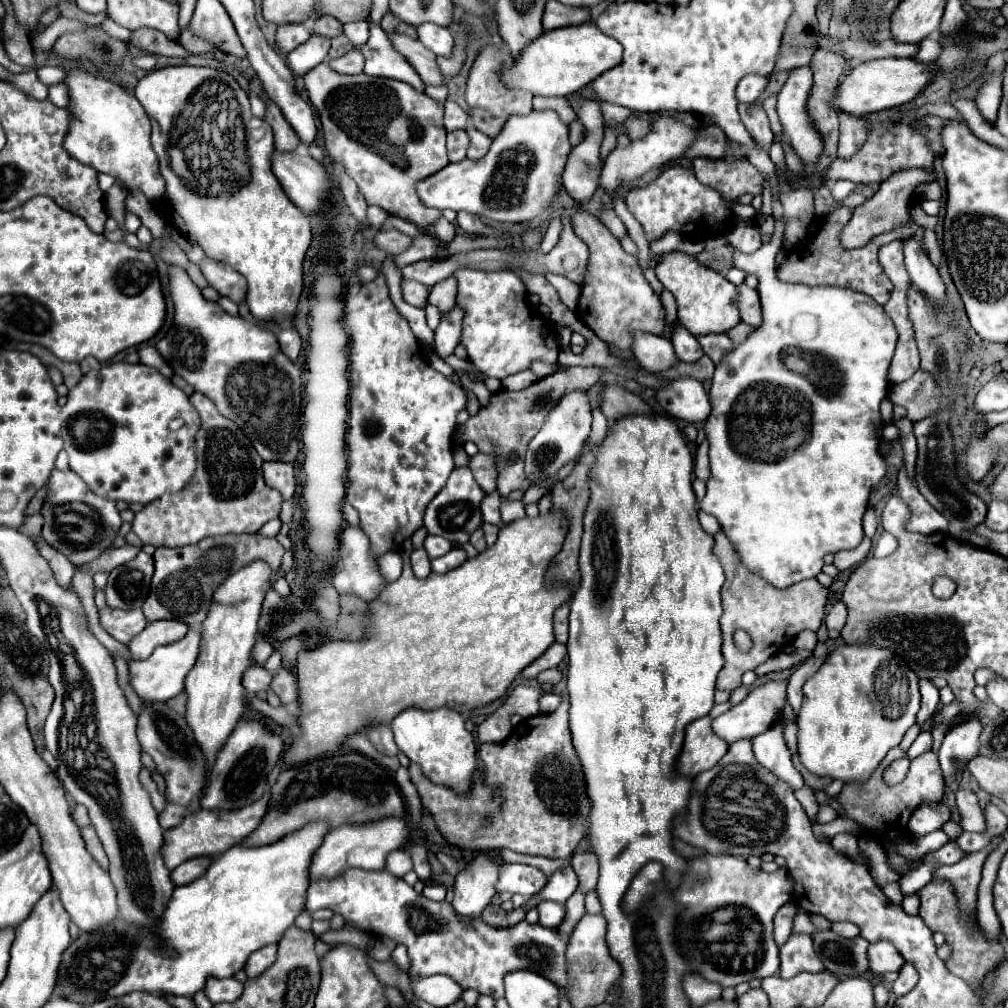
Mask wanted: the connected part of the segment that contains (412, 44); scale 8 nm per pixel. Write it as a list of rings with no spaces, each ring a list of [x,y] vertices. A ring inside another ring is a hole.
[[[390,33],[388,35],[390,41],[394,43],[394,47],[410,61],[410,65],[418,71],[418,75],[422,77],[422,81],[426,85],[444,85],[444,75],[436,65],[436,55],[432,51],[428,51],[420,41],[408,39],[406,35],[396,35]]]

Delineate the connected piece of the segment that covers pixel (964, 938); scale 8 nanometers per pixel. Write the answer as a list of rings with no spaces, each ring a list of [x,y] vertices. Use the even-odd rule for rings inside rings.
[[[928,883],[924,889],[918,891],[920,895],[920,901],[922,901],[922,919],[924,923],[936,933],[944,933],[946,937],[946,943],[952,947],[952,953],[950,957],[944,961],[946,963],[946,969],[964,979],[972,989],[980,987],[980,981],[984,979],[984,973],[990,971],[992,967],[996,967],[996,963],[1000,963],[1000,959],[1004,957],[1004,949],[998,941],[992,941],[988,943],[984,937],[982,937],[982,931],[976,929],[976,935],[970,937],[970,927],[964,925],[960,921],[960,911],[958,911],[958,899],[952,891],[952,887],[948,883]],[[990,949],[990,951],[988,951]]]

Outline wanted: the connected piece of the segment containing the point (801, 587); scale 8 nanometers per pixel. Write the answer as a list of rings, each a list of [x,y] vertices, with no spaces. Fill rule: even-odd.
[[[722,529],[714,535],[714,539],[716,539],[714,551],[716,551],[716,555],[718,555],[718,559],[724,567],[724,573],[726,573],[726,581],[724,581],[724,587],[722,587],[722,609],[724,609],[724,613],[722,613],[722,619],[720,619],[724,667],[718,673],[716,689],[734,691],[736,687],[742,685],[742,675],[746,671],[756,669],[760,663],[764,663],[772,655],[786,651],[786,647],[792,645],[794,637],[800,631],[804,631],[804,629],[818,631],[818,627],[824,619],[828,589],[822,587],[816,579],[808,579],[804,583],[796,583],[796,585],[786,587],[786,589],[776,589],[766,579],[748,571],[748,567],[742,565],[740,555],[736,553],[732,541],[726,537],[726,533]],[[738,629],[744,629],[752,639],[752,649],[746,651],[746,653],[742,653],[732,639],[734,631],[738,631]]]

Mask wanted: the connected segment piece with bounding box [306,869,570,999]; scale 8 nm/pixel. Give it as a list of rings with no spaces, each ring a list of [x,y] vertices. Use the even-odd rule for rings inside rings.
[[[352,869],[332,881],[316,881],[308,887],[306,909],[310,913],[316,909],[332,909],[334,913],[340,913],[346,923],[352,923],[362,931],[372,931],[376,935],[386,935],[396,943],[404,943],[412,961],[408,969],[412,979],[442,973],[456,979],[456,983],[460,983],[464,989],[476,989],[482,995],[500,999],[504,995],[504,977],[510,971],[530,969],[544,975],[562,989],[570,987],[566,961],[570,935],[562,935],[554,929],[542,927],[540,923],[530,925],[528,921],[520,921],[512,927],[490,927],[484,919],[468,919],[458,915],[448,901],[436,903],[424,895],[418,895],[404,879],[388,875],[388,871]],[[420,911],[430,913],[438,921],[434,931],[420,933]],[[534,945],[546,947],[538,959],[528,955],[528,949]]]

